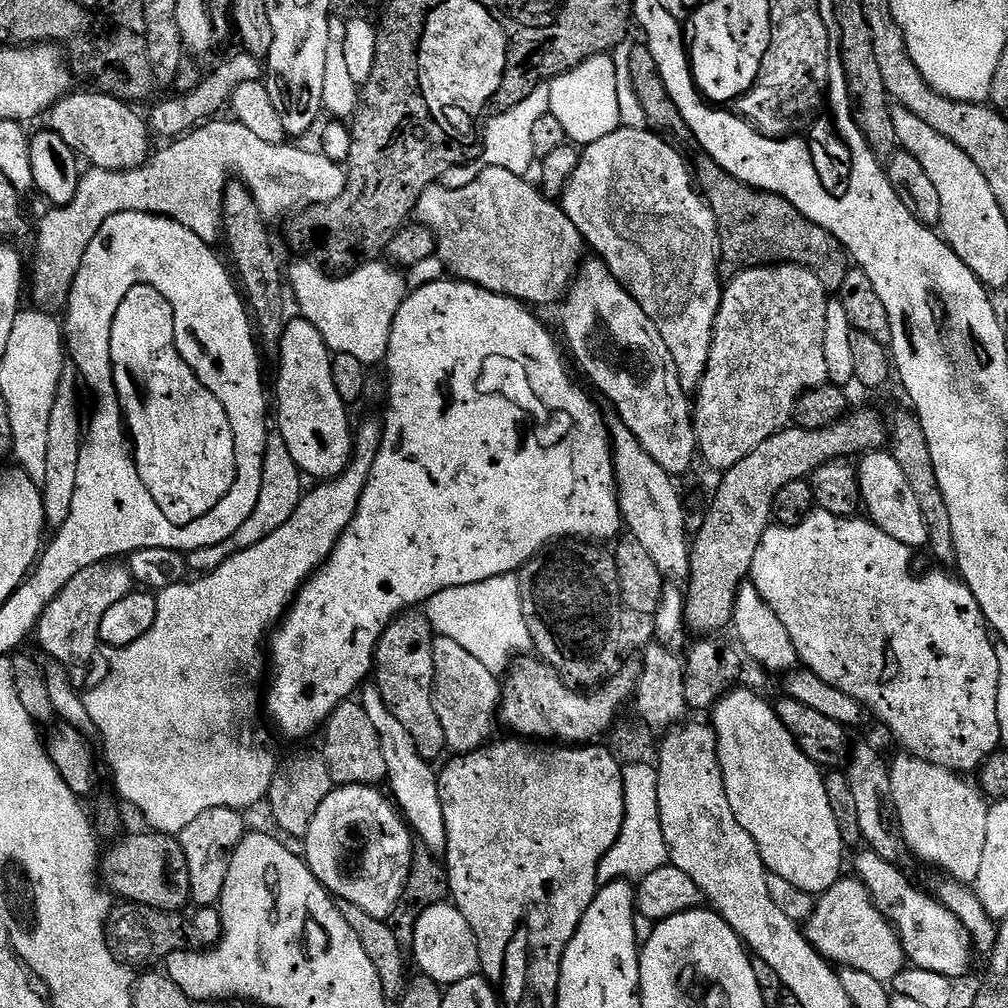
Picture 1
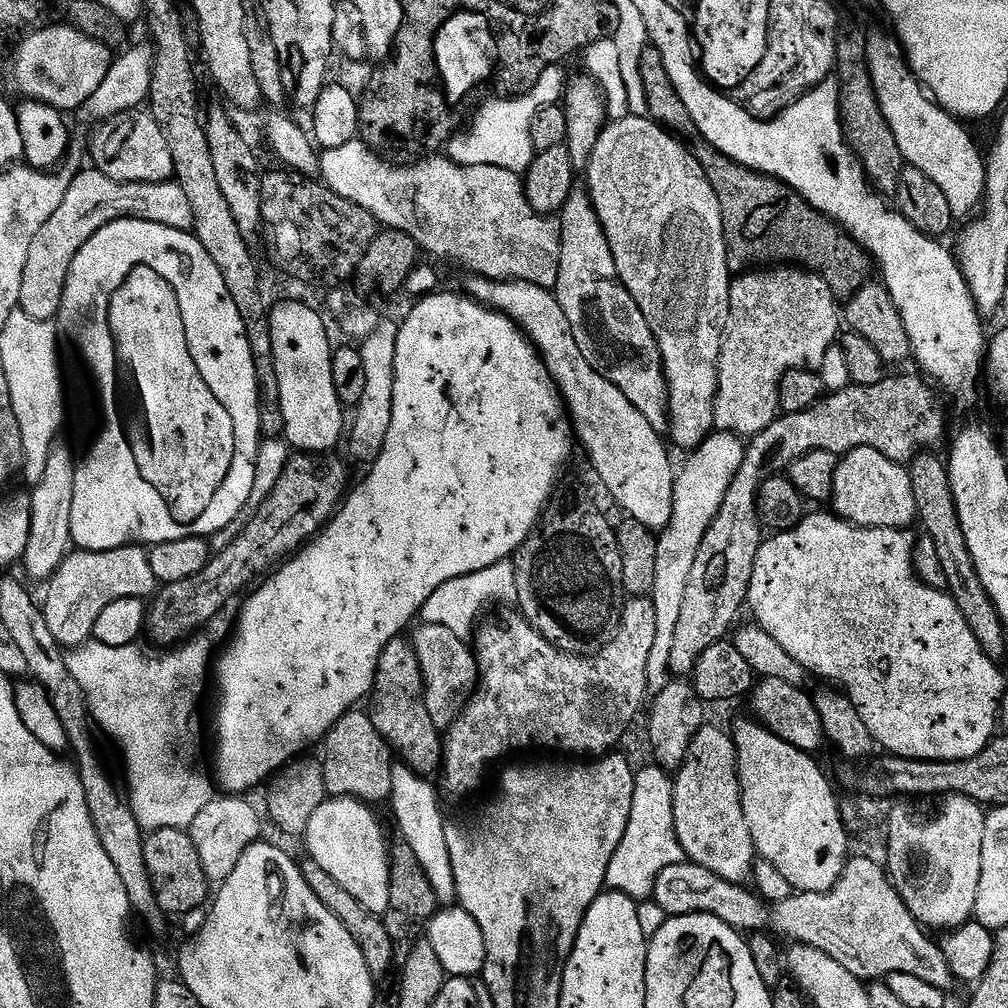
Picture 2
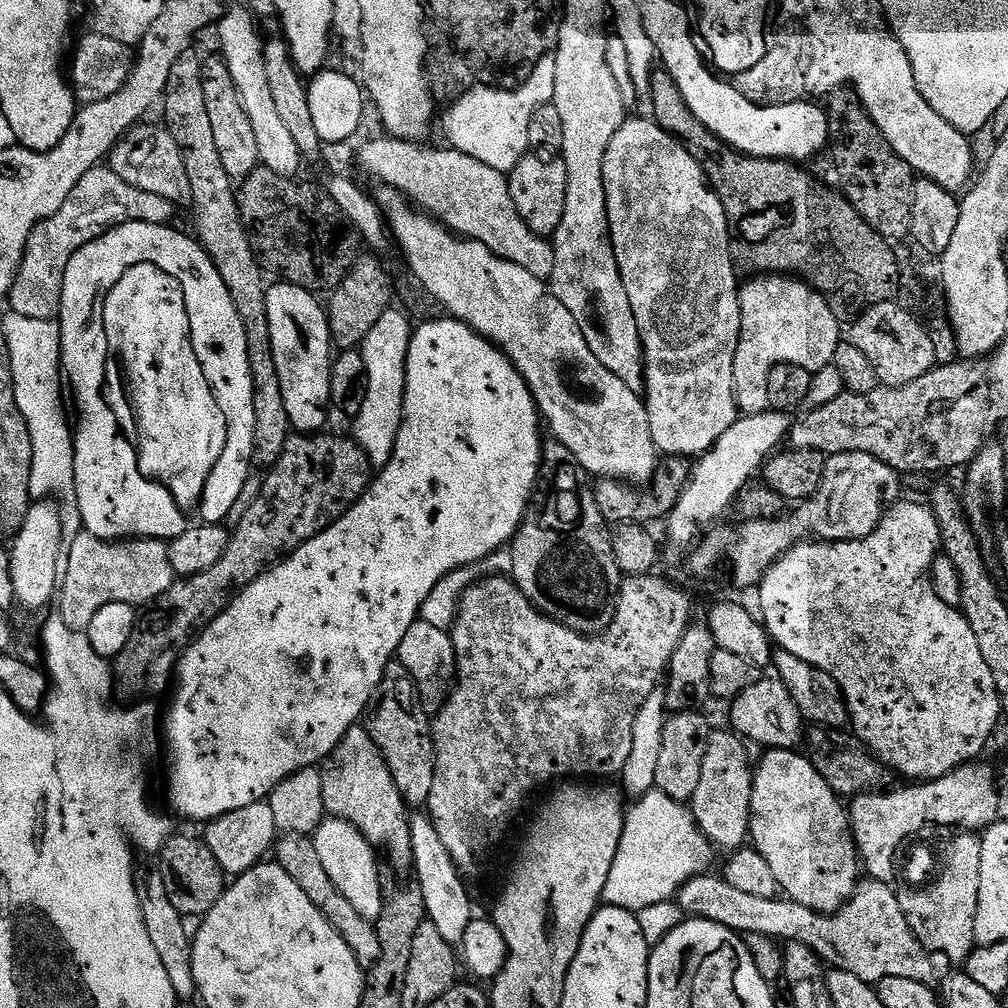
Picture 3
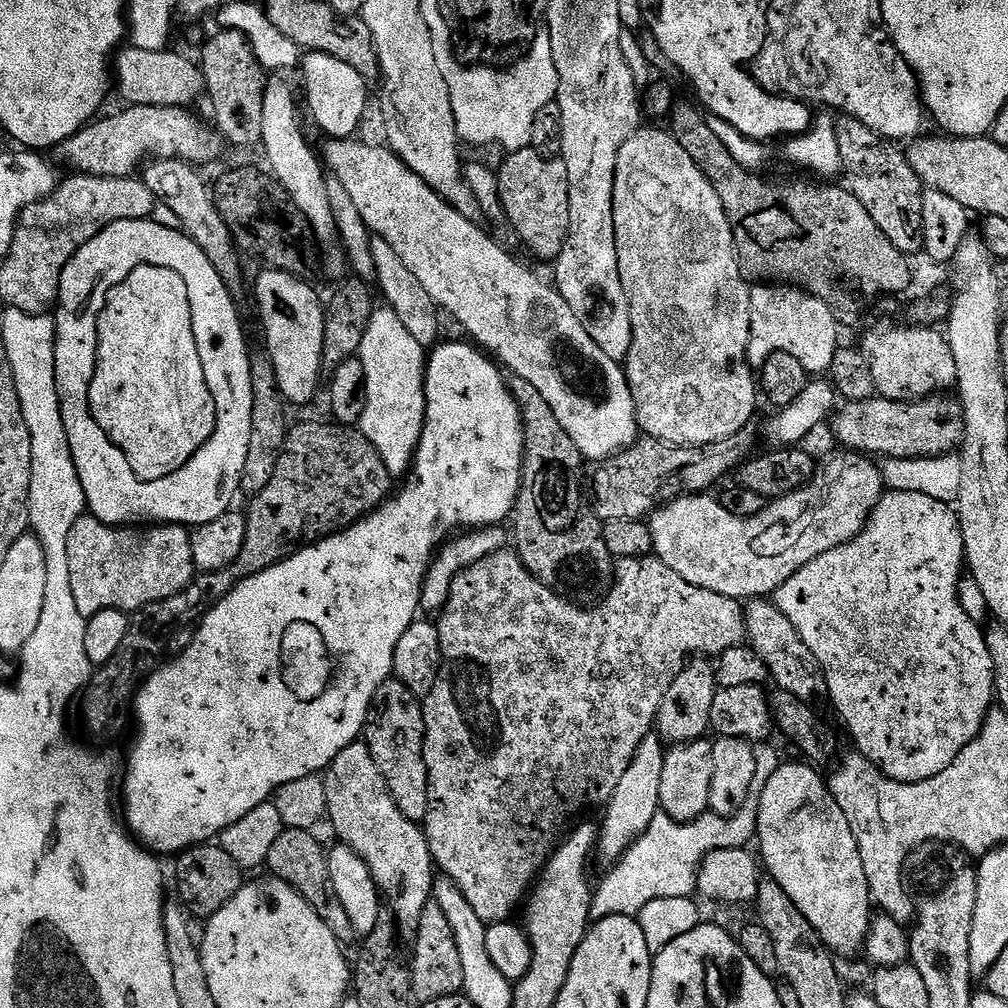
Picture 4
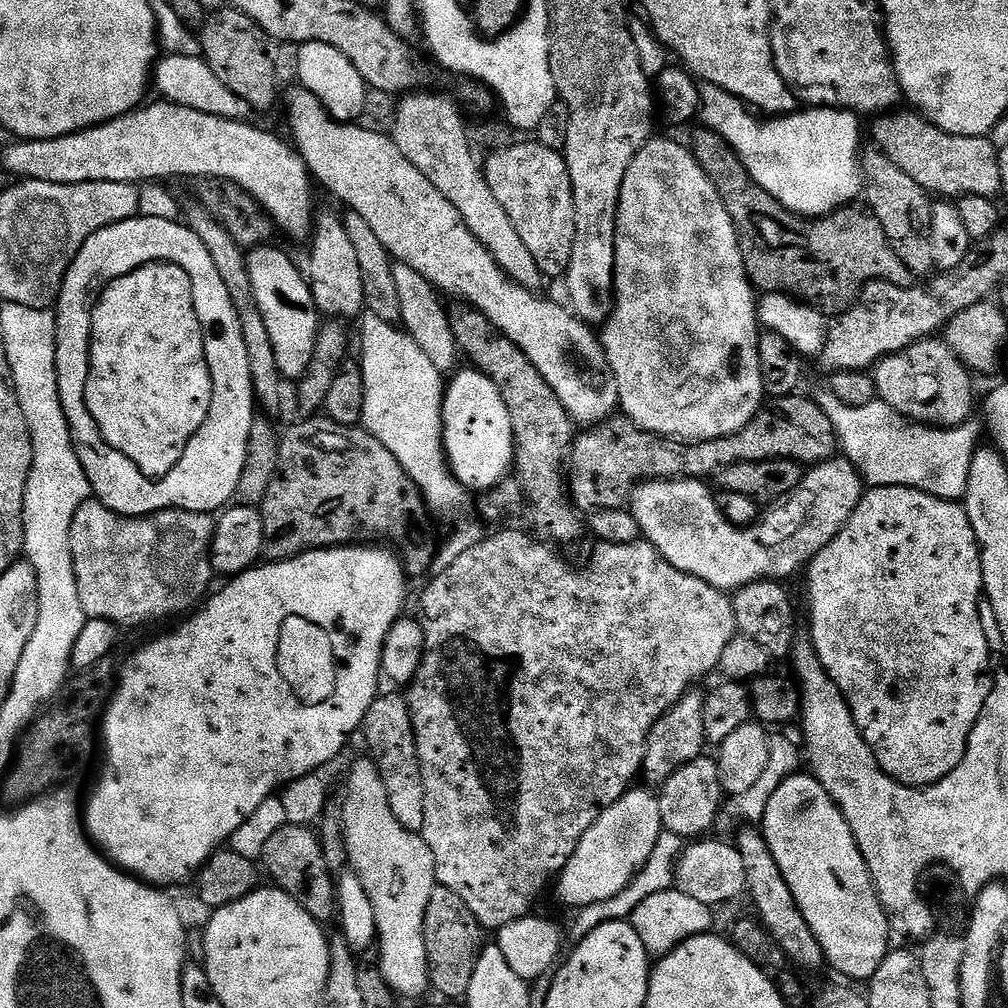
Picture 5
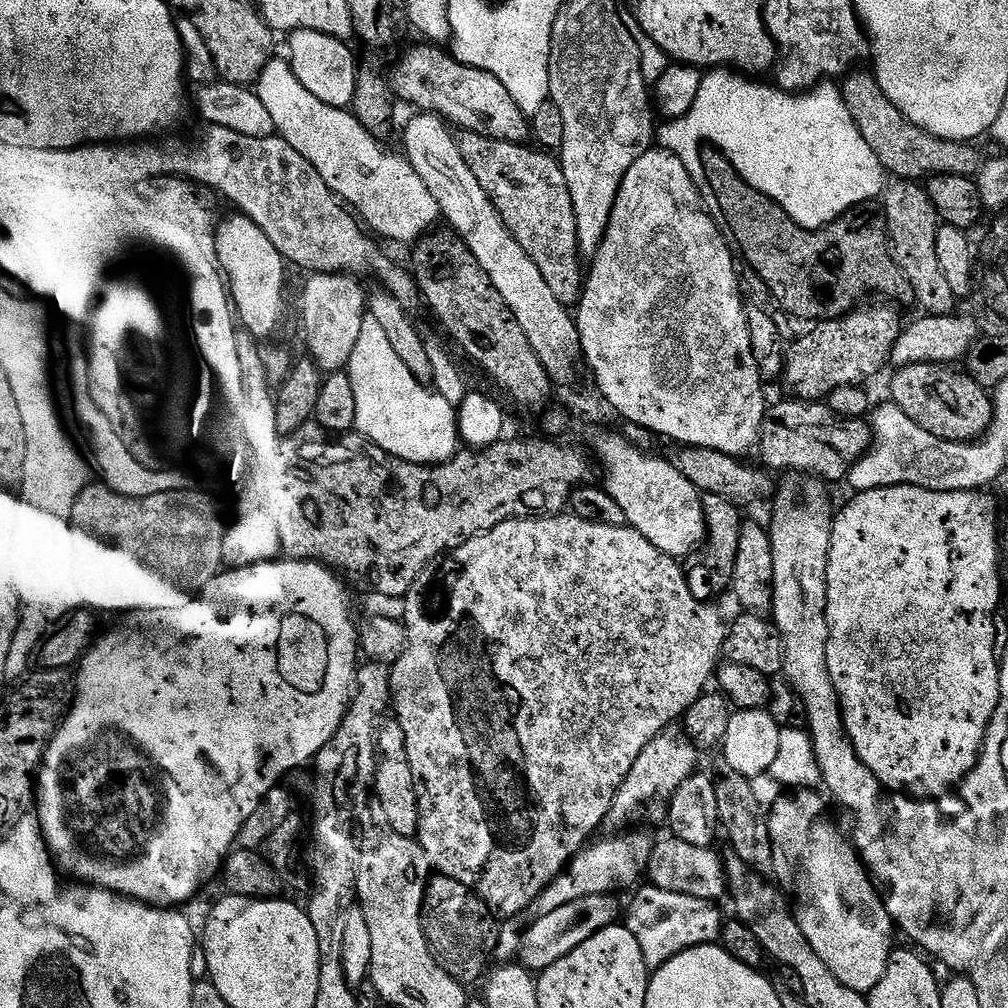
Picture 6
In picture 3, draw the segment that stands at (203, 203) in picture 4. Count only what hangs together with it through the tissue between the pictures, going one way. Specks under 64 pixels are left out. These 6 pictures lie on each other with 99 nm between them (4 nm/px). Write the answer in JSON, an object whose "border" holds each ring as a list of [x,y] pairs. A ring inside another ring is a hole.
{"border":[[[148,123],[137,124],[117,142],[110,153],[112,171],[118,174],[118,178],[122,178],[122,182],[130,182],[130,186],[138,186],[138,190],[146,190],[149,194],[158,194],[158,198],[166,198],[173,206],[191,205],[190,177],[186,174],[186,162],[182,158],[182,150],[178,146],[178,142],[174,142],[167,127],[161,126],[159,123],[157,123],[158,125]]]}

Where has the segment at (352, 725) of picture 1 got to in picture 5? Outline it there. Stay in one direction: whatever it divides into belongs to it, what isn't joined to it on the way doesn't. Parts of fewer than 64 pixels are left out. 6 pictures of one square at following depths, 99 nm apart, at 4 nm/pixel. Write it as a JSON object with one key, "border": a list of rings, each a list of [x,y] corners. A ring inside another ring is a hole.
{"border":[[[371,759],[356,760],[348,772],[348,781],[344,784],[344,805],[338,811],[338,819],[344,833],[344,850],[347,863],[352,864],[351,871],[362,882],[362,890],[366,890],[366,898],[370,898],[370,906],[374,906],[374,922],[376,938],[380,948],[378,967],[382,978],[391,986],[397,997],[429,995],[428,955],[426,954],[426,938],[424,937],[424,919],[426,906],[430,906],[430,894],[438,885],[436,882],[436,863],[434,854],[430,854],[430,846],[423,835],[411,832],[394,818],[394,810],[390,810],[390,802],[386,798],[386,786],[382,782],[380,772]]]}

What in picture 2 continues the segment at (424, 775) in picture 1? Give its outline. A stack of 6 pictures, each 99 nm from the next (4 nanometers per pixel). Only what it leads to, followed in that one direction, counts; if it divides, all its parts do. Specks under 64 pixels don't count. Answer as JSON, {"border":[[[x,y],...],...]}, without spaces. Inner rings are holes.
{"border":[[[403,762],[393,763],[392,794],[390,805],[396,811],[396,820],[400,823],[403,843],[409,844],[418,854],[418,862],[422,862],[422,870],[426,870],[426,878],[430,878],[430,886],[434,886],[437,901],[444,906],[457,903],[454,886],[454,866],[450,866],[450,846],[446,846],[446,821],[440,813],[440,800],[436,797],[436,788],[431,779],[417,775]]]}

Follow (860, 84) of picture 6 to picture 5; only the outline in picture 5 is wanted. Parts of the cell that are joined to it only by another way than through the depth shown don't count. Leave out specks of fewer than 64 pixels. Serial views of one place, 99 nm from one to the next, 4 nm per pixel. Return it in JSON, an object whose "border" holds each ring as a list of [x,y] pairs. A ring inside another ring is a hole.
{"border":[[[907,111],[877,115],[872,124],[872,140],[876,143],[873,145],[884,152],[902,174],[910,174],[918,186],[936,198],[992,198],[1000,192],[1000,153],[988,136],[950,134],[915,111]]]}

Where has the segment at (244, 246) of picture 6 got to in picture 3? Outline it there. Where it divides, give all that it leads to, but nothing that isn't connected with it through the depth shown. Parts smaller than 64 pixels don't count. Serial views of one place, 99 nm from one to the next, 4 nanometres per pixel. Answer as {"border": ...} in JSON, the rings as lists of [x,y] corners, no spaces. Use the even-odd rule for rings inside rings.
{"border":[[[279,282],[271,285],[266,294],[266,314],[270,318],[270,342],[274,346],[274,366],[278,366],[278,382],[282,382],[282,402],[286,406],[288,421],[300,434],[316,434],[328,420],[332,395],[330,394],[330,374],[334,359],[334,345],[328,313],[325,305],[318,301],[317,293],[307,292],[302,286]]]}

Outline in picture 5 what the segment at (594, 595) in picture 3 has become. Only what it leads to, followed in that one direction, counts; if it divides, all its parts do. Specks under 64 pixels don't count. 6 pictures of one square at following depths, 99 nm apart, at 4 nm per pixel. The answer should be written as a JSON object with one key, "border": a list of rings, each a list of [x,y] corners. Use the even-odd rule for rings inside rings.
{"border":[[[460,302],[455,306],[456,309],[453,307],[449,311],[448,321],[454,330],[457,349],[468,355],[467,363],[471,367],[486,374],[486,378],[498,386],[498,394],[502,394],[502,402],[506,402],[506,410],[510,410],[514,472],[524,494],[526,512],[528,508],[528,516],[532,519],[531,531],[541,541],[553,546],[572,544],[579,538],[580,528],[582,532],[582,516],[570,503],[565,476],[566,461],[574,439],[572,419],[562,402],[558,402],[558,394],[550,390],[546,378],[538,374],[530,358],[526,358],[510,338],[503,336],[472,305]]]}

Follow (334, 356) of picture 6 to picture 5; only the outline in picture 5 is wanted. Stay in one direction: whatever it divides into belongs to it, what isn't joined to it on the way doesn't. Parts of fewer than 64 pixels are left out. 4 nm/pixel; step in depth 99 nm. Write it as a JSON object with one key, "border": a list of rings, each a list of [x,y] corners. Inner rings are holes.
{"border":[[[324,212],[321,216],[319,213],[318,223],[313,227],[310,237],[311,244],[312,257],[306,267],[306,279],[312,287],[316,311],[341,322],[348,322],[351,316],[359,317],[365,311],[362,273],[358,266],[357,252],[344,229],[343,219],[332,212]]]}

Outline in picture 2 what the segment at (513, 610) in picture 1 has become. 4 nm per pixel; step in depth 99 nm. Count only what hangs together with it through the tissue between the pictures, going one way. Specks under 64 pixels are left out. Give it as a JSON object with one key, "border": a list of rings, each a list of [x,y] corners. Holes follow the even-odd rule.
{"border":[[[501,562],[486,570],[466,574],[462,578],[438,586],[438,590],[434,590],[434,594],[430,594],[430,598],[424,603],[419,619],[425,624],[446,626],[446,630],[451,630],[453,634],[465,638],[471,637],[481,623],[481,621],[479,622],[480,615],[491,604],[504,604],[507,600],[511,601],[516,597],[518,586],[515,583],[516,565],[512,562]]]}

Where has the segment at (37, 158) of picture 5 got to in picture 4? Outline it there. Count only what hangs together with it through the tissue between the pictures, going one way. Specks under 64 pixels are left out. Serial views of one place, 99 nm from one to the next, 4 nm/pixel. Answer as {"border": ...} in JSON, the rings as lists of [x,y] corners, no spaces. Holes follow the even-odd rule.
{"border":[[[138,104],[125,107],[123,110],[125,112],[120,112],[117,116],[108,116],[105,120],[97,119],[59,145],[58,153],[60,152],[61,158],[72,167],[72,170],[85,176],[132,176],[136,167],[139,169],[153,158],[175,158],[193,166],[201,166],[200,164],[214,163],[223,154],[224,148],[226,149],[226,141],[215,127],[208,125],[207,128],[198,117],[191,116],[188,108]]]}

